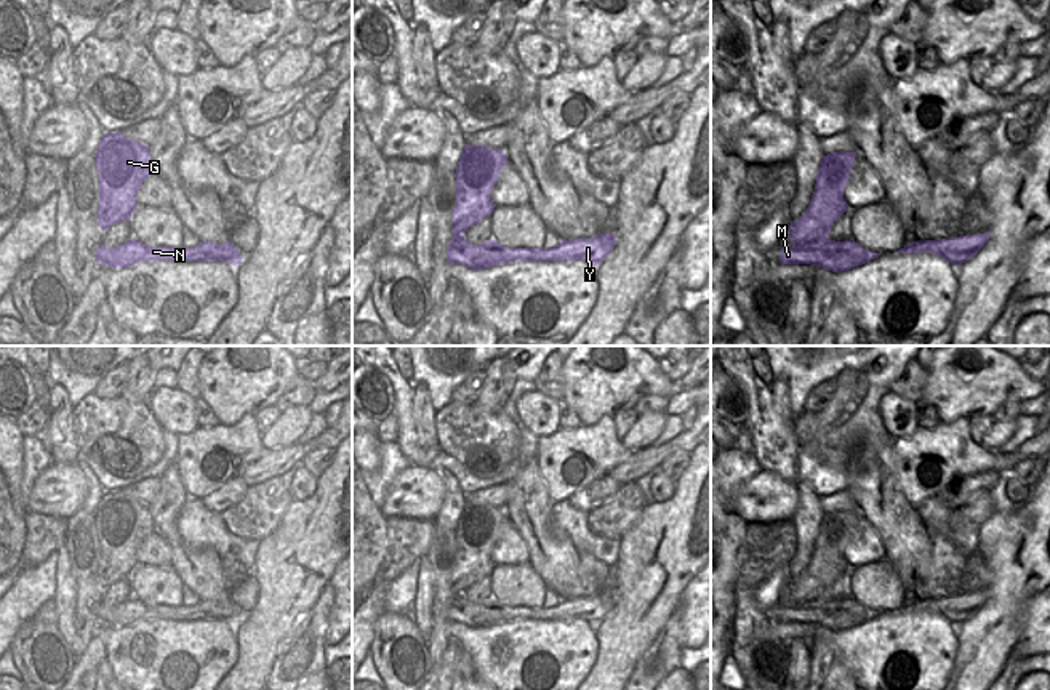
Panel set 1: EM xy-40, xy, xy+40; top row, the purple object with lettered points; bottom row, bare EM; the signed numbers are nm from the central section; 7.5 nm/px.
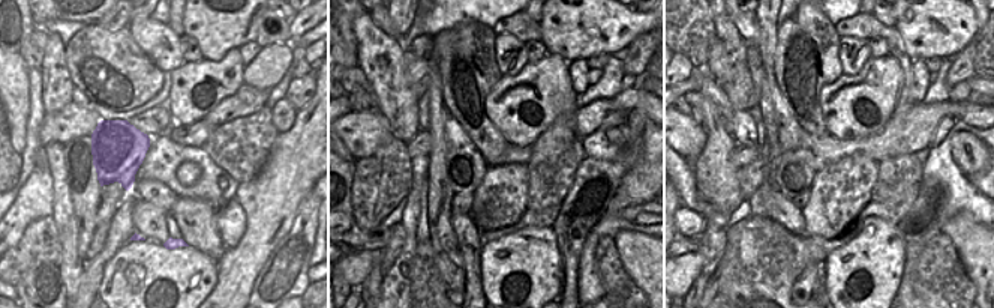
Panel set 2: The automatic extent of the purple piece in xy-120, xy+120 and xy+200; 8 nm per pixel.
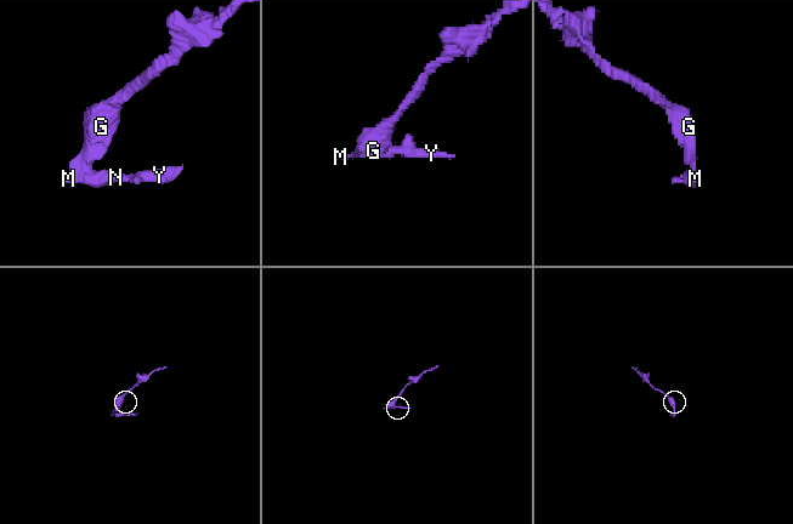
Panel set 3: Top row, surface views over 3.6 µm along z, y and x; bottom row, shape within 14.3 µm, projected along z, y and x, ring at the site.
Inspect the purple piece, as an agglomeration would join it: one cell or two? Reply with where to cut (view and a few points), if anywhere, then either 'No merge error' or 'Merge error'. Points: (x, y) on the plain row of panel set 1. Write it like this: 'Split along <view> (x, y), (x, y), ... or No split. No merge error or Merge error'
Split along xy+40 (828, 596), (794, 604). Merge error

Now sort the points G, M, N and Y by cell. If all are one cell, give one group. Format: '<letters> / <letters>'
G / M N Y

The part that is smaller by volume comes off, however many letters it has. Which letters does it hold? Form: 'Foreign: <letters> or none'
Foreign: M, N, Y

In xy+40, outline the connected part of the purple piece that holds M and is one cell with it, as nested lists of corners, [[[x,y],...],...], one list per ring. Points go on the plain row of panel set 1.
[[[820,597],[808,604],[794,604],[792,607],[779,608],[781,623],[812,623],[826,629],[842,631],[852,626],[869,621],[879,616],[882,612],[872,612],[864,608],[853,597],[845,600],[836,600],[829,597]]]

